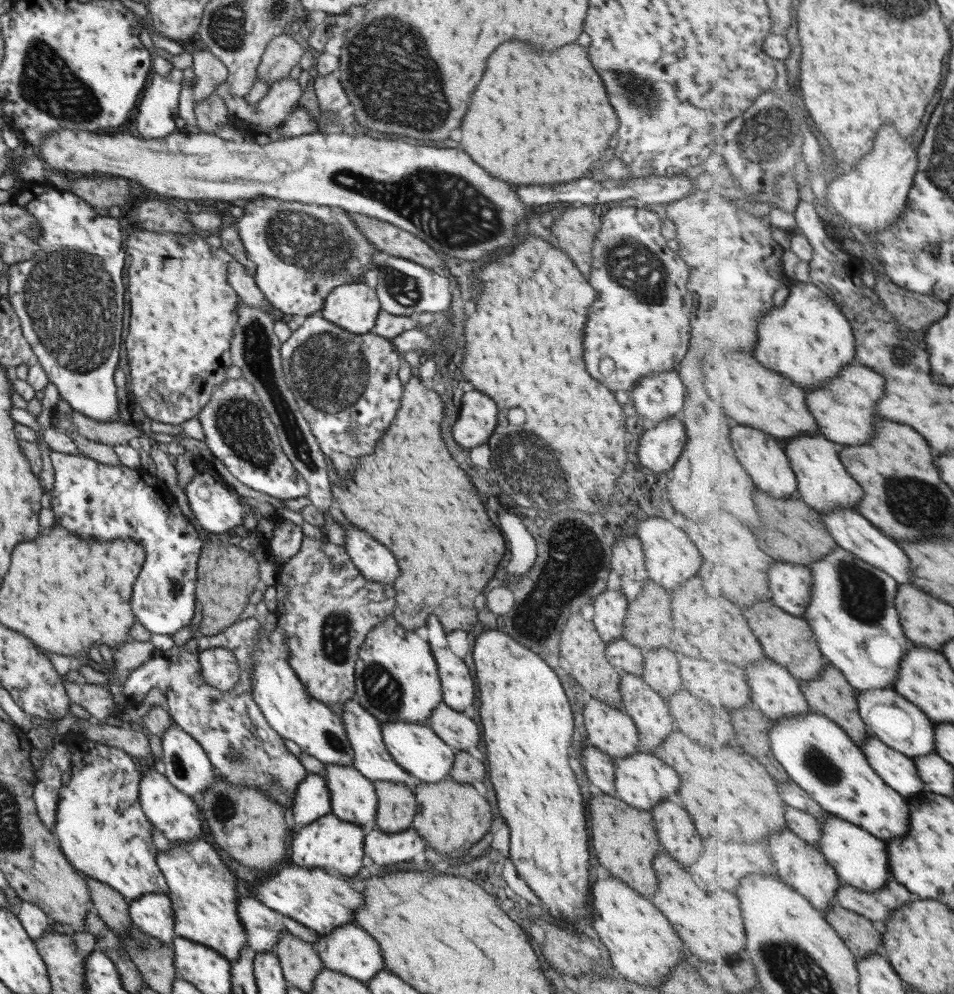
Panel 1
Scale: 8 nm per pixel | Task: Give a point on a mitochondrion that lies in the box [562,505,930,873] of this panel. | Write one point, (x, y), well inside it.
(863, 593)

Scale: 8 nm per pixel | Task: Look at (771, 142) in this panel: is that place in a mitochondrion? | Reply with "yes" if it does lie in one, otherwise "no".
yes

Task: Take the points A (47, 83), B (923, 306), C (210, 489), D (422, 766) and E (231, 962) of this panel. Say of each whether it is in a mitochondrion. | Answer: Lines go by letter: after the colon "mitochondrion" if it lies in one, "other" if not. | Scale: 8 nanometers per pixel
A: mitochondrion
B: other
C: other
D: other
E: other

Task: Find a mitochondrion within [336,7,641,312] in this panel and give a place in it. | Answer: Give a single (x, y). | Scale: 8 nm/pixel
(399, 87)

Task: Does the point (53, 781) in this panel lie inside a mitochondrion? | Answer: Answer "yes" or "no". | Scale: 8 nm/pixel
no

